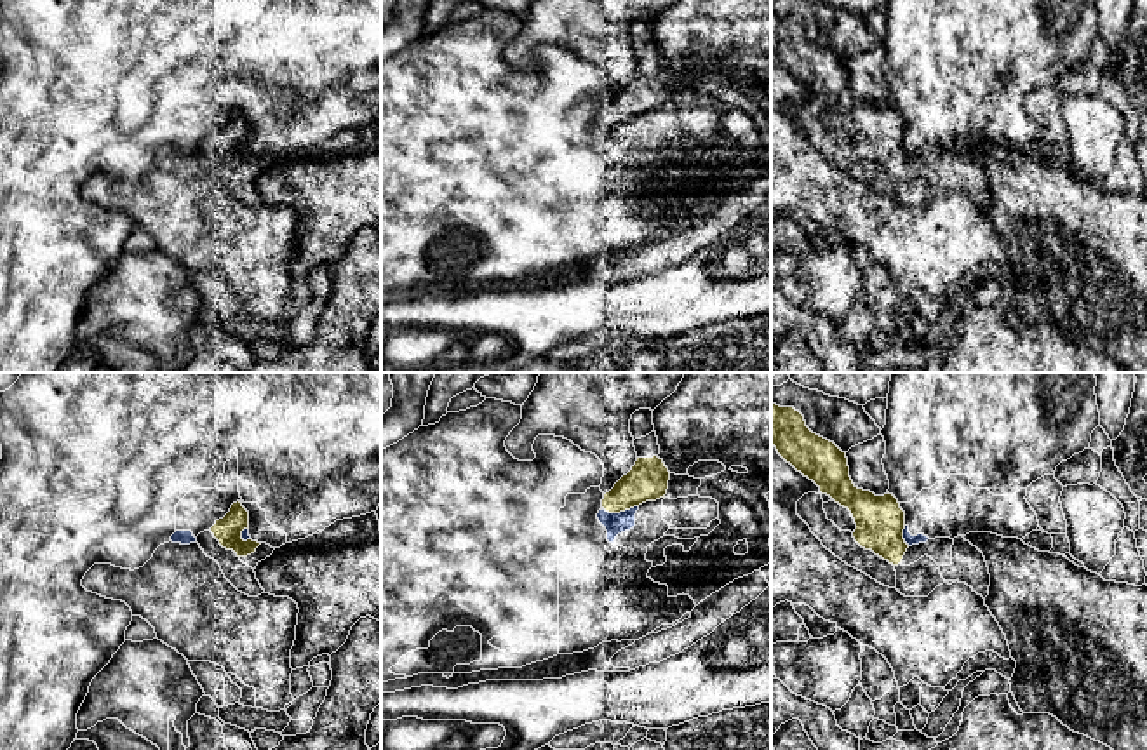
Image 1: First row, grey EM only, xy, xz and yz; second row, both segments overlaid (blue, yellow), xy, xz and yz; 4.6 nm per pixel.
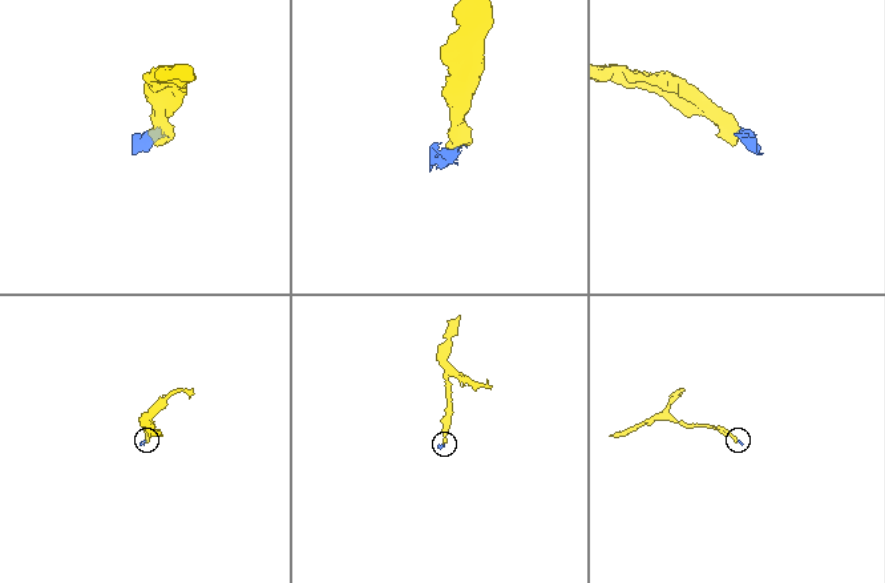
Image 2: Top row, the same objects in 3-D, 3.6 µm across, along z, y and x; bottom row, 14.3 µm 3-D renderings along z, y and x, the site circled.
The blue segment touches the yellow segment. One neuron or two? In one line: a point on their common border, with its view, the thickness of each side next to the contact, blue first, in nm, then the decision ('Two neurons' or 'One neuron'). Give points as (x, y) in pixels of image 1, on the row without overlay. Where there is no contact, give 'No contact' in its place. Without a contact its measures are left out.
Touches blue at xz (620, 122). Thickness 100 nm (blue) against 190 nm. Two neurons

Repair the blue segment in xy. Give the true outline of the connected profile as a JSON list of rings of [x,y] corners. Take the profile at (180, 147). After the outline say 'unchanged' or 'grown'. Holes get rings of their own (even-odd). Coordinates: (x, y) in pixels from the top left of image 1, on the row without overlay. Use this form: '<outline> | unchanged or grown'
[[[5,0],[0,2],[0,56],[0,372],[61,372],[77,348],[77,324],[92,289],[125,252],[131,218],[82,197],[94,174],[139,179],[164,153],[195,153],[237,111],[249,122],[242,150],[272,158],[305,150],[336,131],[376,122],[381,115],[381,0]]] | grown

